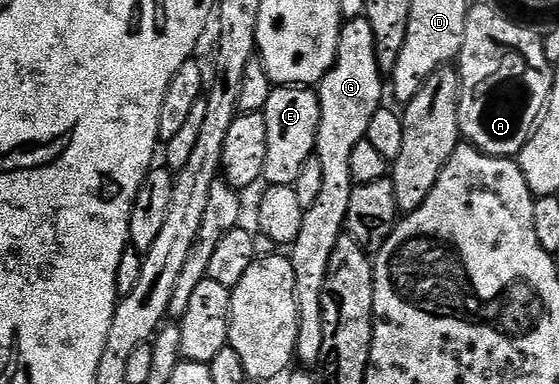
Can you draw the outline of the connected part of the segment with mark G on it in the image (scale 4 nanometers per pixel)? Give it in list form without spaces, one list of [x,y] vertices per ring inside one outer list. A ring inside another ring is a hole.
[[[365,16],[346,21],[340,31],[334,65],[322,76],[316,89],[322,108],[316,156],[324,170],[324,184],[320,186],[316,203],[312,203],[312,207],[306,210],[304,223],[300,223],[300,235],[296,235],[288,253],[296,275],[298,357],[306,365],[317,366],[322,359],[322,292],[328,275],[328,261],[332,259],[332,251],[346,228],[348,199],[352,199],[355,187],[348,162],[352,159],[352,147],[364,140],[368,123],[372,123],[372,115],[383,108],[382,80],[384,74],[376,59],[376,39],[372,35],[372,27]]]

